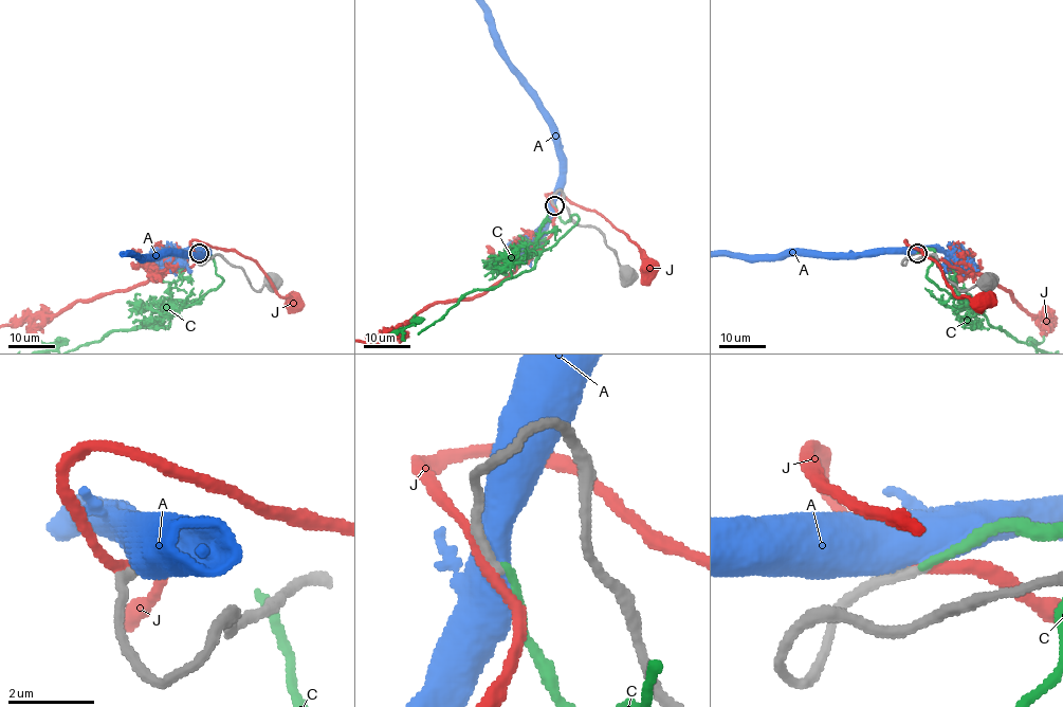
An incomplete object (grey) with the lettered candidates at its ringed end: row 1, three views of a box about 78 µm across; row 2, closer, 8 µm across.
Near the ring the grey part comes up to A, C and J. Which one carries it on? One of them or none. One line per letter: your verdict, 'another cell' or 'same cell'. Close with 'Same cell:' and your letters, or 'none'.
A: another cell
C: another cell
J: another cell
Same cell: none

